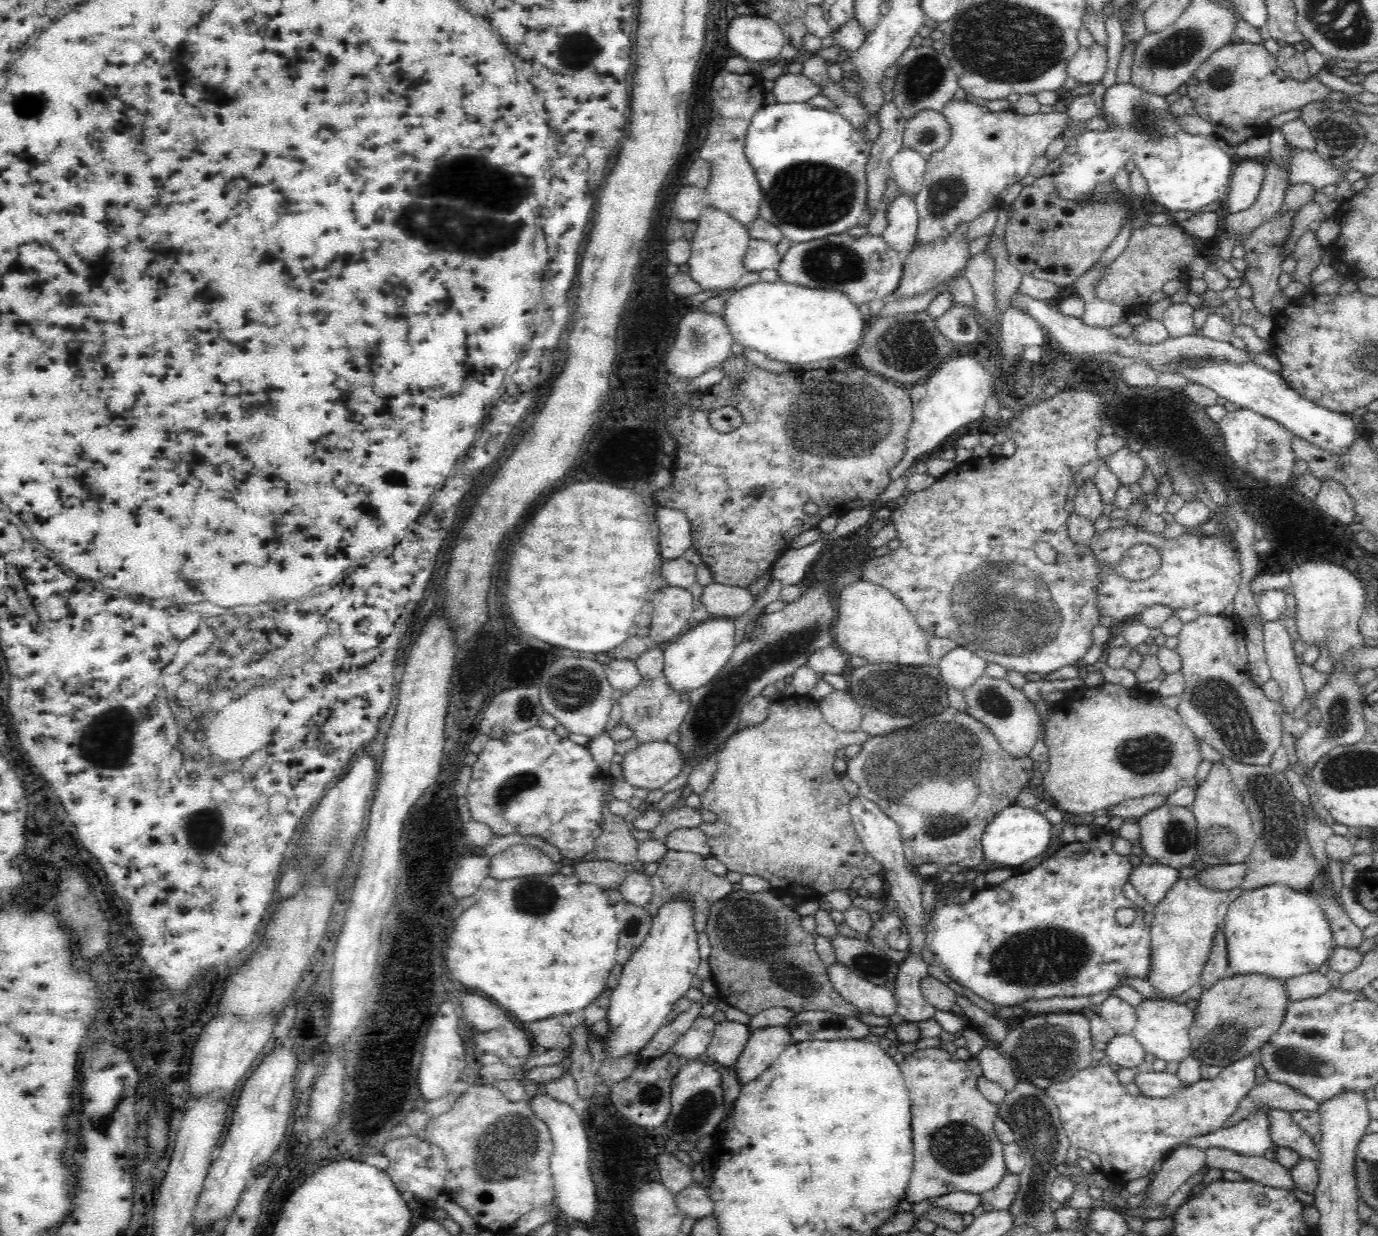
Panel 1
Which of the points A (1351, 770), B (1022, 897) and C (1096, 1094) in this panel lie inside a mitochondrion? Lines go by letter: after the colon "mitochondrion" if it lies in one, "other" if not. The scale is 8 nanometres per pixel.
A: mitochondrion
B: other
C: other

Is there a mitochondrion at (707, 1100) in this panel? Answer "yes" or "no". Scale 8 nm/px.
yes

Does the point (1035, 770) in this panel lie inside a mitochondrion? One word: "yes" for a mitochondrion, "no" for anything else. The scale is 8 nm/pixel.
no

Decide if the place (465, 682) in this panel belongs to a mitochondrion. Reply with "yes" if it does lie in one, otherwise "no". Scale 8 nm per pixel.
no

